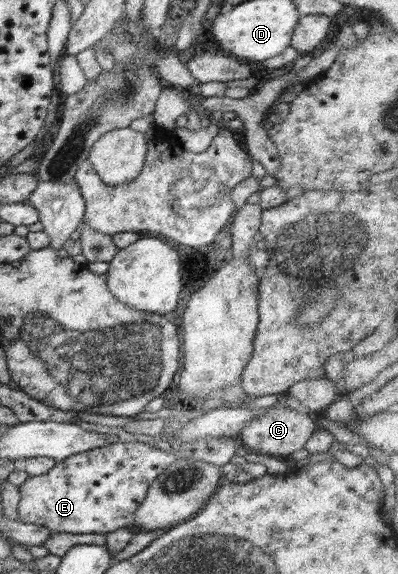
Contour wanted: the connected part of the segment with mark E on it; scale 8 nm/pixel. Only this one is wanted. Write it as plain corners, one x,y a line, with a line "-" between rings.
205,436
190,442
175,444
172,452
167,453
139,441
110,443
66,458
57,463
46,474
28,477
19,486
21,499
18,505
19,520
24,523
43,526
52,533
92,533
106,534
121,528
133,528
136,509
144,502
150,483
167,467
178,459
186,458
206,462
222,468
230,463
232,456
241,446
240,438
228,436

